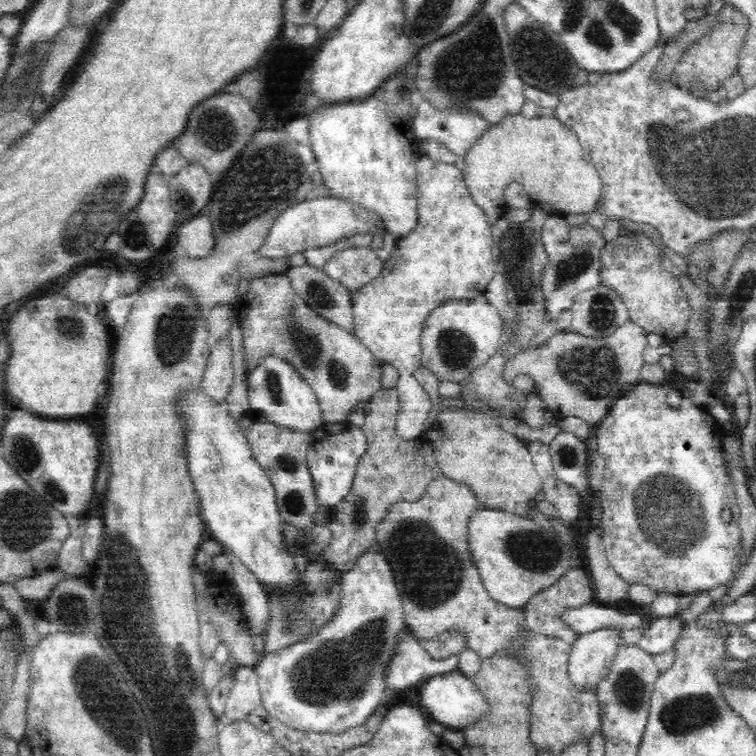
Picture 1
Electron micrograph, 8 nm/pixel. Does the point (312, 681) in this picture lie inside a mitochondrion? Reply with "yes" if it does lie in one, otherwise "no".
yes

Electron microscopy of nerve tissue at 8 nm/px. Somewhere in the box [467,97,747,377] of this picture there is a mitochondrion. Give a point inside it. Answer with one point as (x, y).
(576, 266)

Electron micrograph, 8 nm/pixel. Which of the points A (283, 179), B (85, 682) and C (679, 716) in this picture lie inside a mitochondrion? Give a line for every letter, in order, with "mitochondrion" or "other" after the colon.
A: mitochondrion
B: mitochondrion
C: mitochondrion

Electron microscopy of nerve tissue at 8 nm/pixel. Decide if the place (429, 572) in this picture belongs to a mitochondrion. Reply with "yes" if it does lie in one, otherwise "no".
yes

